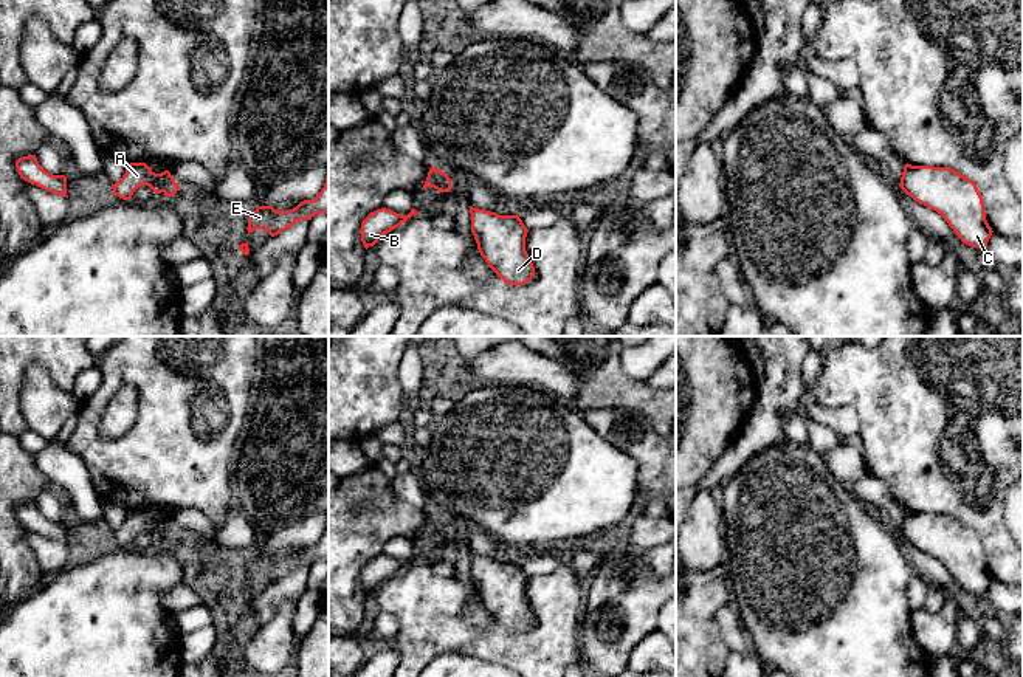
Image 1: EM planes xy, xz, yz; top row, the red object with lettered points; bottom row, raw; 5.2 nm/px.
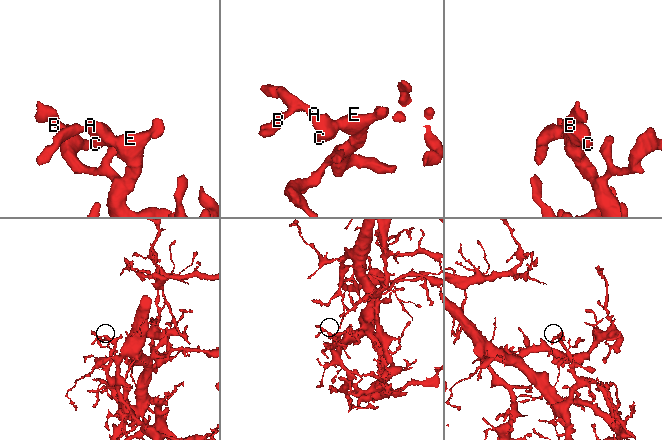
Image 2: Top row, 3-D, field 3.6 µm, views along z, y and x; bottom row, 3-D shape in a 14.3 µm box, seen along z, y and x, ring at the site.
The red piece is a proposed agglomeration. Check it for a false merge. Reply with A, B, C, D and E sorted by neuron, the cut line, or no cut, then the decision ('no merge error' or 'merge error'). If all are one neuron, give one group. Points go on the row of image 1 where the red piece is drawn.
A B C D E; no cut; no merge error

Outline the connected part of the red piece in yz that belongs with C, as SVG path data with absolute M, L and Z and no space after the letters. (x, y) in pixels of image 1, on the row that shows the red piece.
M905 164L901 189L949 223L963 243L984 249L992 235L976 184L950 167Z

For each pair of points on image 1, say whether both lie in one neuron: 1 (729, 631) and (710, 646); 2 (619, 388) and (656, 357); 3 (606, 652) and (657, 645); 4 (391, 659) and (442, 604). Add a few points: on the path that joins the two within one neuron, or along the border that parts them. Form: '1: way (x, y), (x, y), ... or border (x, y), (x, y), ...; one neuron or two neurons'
1: border (727, 601), (718, 612), (718, 629), (730, 649); two neurons
2: border (620, 352), (620, 369), (631, 378), (644, 383); two neurons
3: border (654, 628), (634, 646), (628, 660); two neurons
4: border (391, 642), (400, 660); two neurons

